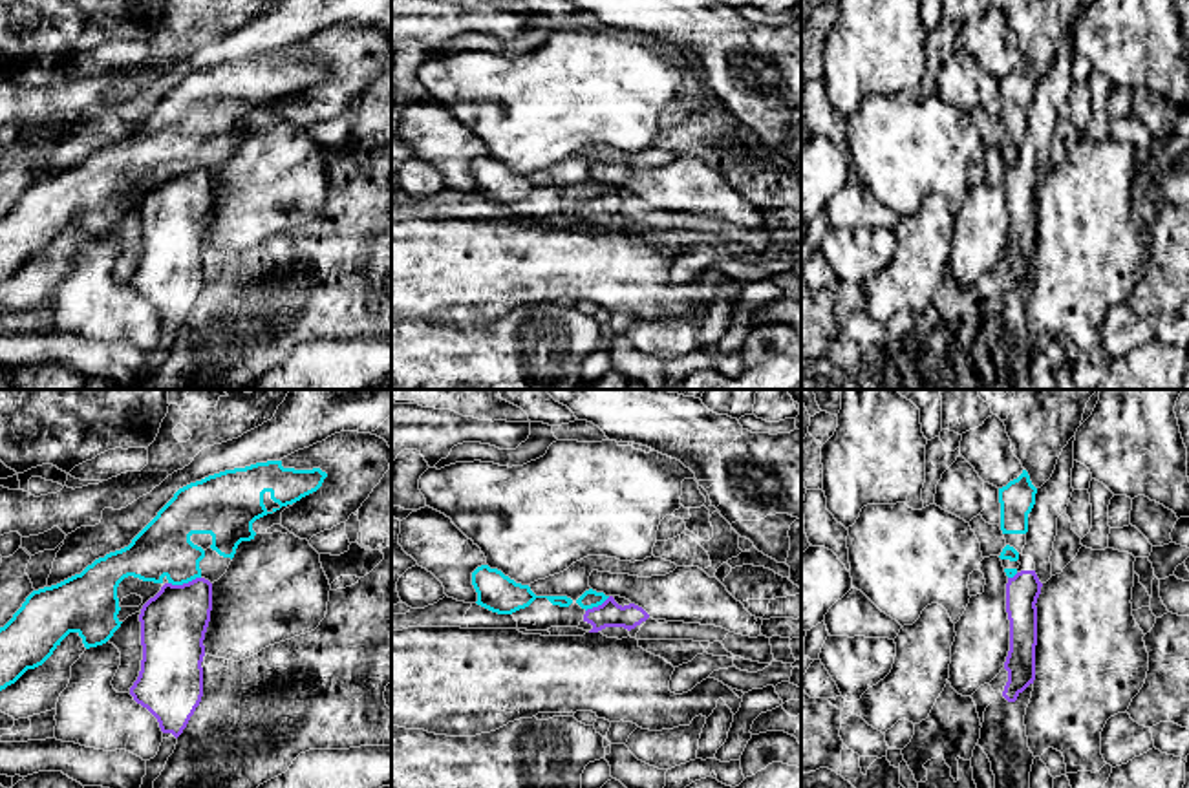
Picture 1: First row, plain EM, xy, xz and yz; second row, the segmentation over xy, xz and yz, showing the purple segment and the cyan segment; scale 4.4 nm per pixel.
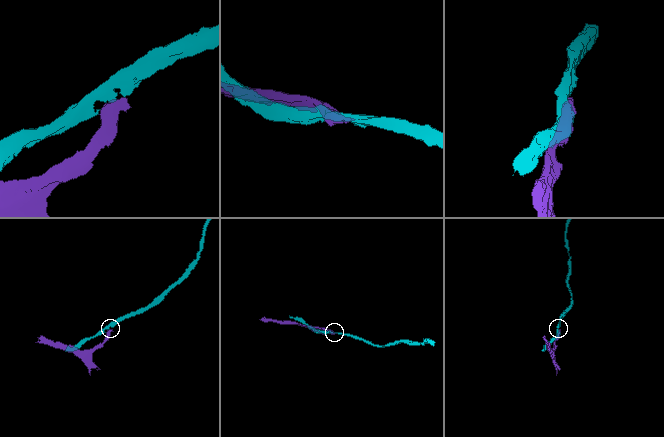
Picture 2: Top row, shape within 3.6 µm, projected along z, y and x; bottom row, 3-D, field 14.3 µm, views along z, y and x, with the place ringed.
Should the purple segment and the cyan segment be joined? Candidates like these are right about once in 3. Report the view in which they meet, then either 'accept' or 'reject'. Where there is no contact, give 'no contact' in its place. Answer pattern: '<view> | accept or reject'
xy | reject

